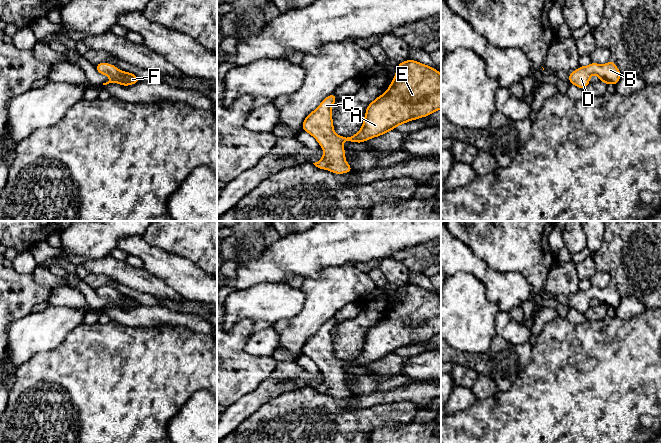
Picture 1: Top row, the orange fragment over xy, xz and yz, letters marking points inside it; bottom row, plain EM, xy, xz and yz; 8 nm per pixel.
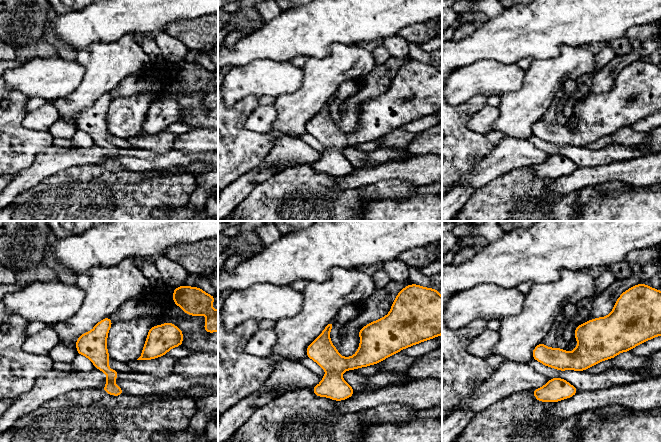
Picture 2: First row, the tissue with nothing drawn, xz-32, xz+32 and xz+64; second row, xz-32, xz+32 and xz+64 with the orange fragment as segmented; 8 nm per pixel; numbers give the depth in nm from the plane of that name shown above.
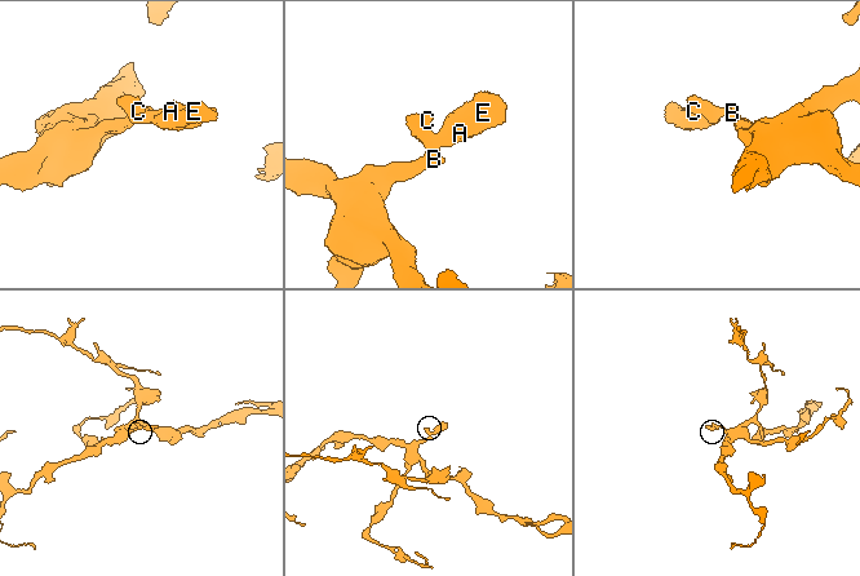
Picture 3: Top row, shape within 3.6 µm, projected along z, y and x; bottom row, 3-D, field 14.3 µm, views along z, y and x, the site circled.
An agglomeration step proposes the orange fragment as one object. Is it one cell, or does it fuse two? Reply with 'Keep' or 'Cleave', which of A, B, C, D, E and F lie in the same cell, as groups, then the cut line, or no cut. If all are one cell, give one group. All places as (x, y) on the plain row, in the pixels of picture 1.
Keep. Groups: A B C D E F. No split

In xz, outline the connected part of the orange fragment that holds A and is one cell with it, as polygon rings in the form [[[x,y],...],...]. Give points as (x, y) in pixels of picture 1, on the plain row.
[[[415,284],[400,286],[396,298],[385,317],[372,325],[366,333],[361,353],[353,360],[343,361],[334,355],[331,330],[336,326],[334,317],[327,320],[303,345],[303,355],[312,359],[324,374],[320,385],[313,387],[318,393],[329,394],[335,398],[349,397],[353,393],[346,386],[344,365],[363,367],[371,362],[381,360],[397,350],[409,345],[431,339],[441,333],[441,298]]]

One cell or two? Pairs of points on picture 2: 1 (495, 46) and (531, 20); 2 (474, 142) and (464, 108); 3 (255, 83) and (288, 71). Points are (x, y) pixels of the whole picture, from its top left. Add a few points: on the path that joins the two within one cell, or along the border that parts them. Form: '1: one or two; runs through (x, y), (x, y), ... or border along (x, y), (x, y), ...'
1: one; runs through (504, 39), (522, 29)
2: one; runs through (466, 134), (463, 131), (463, 116)
3: one; runs through (263, 78), (280, 78)

